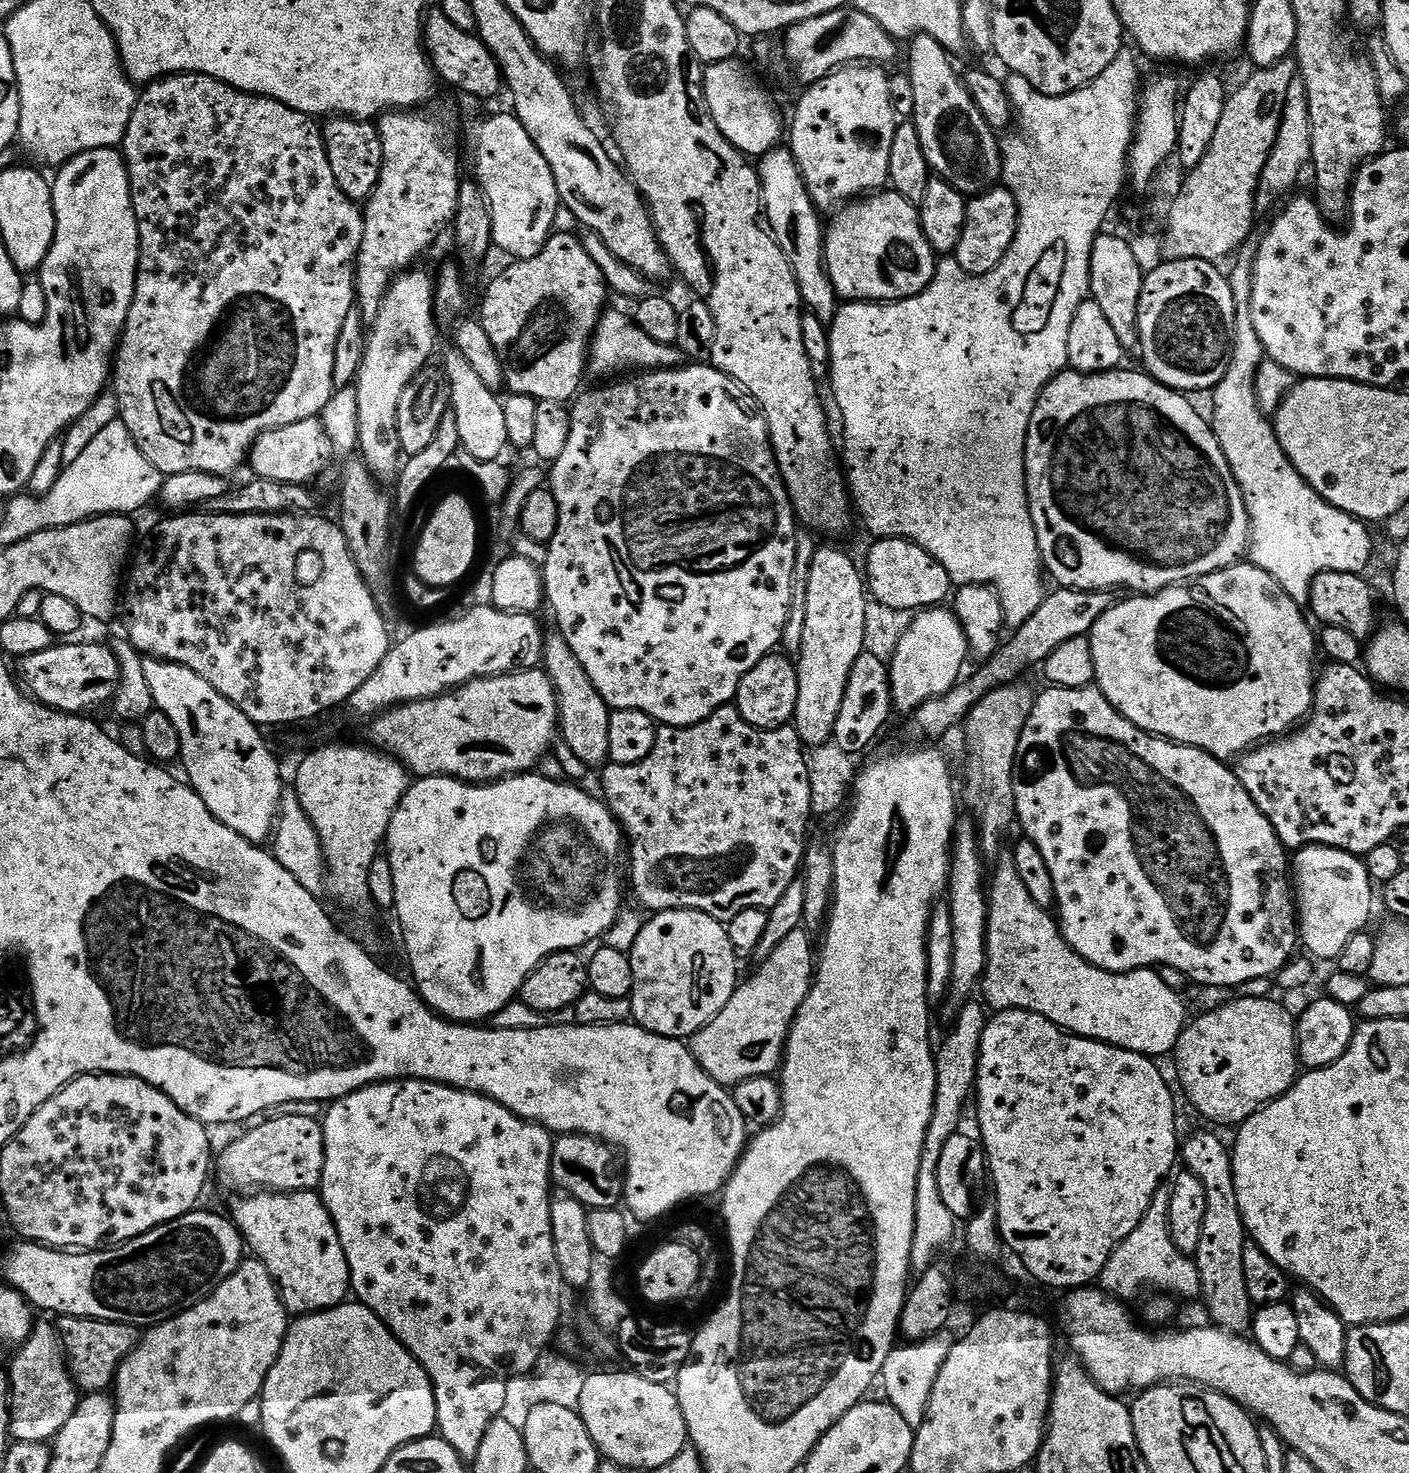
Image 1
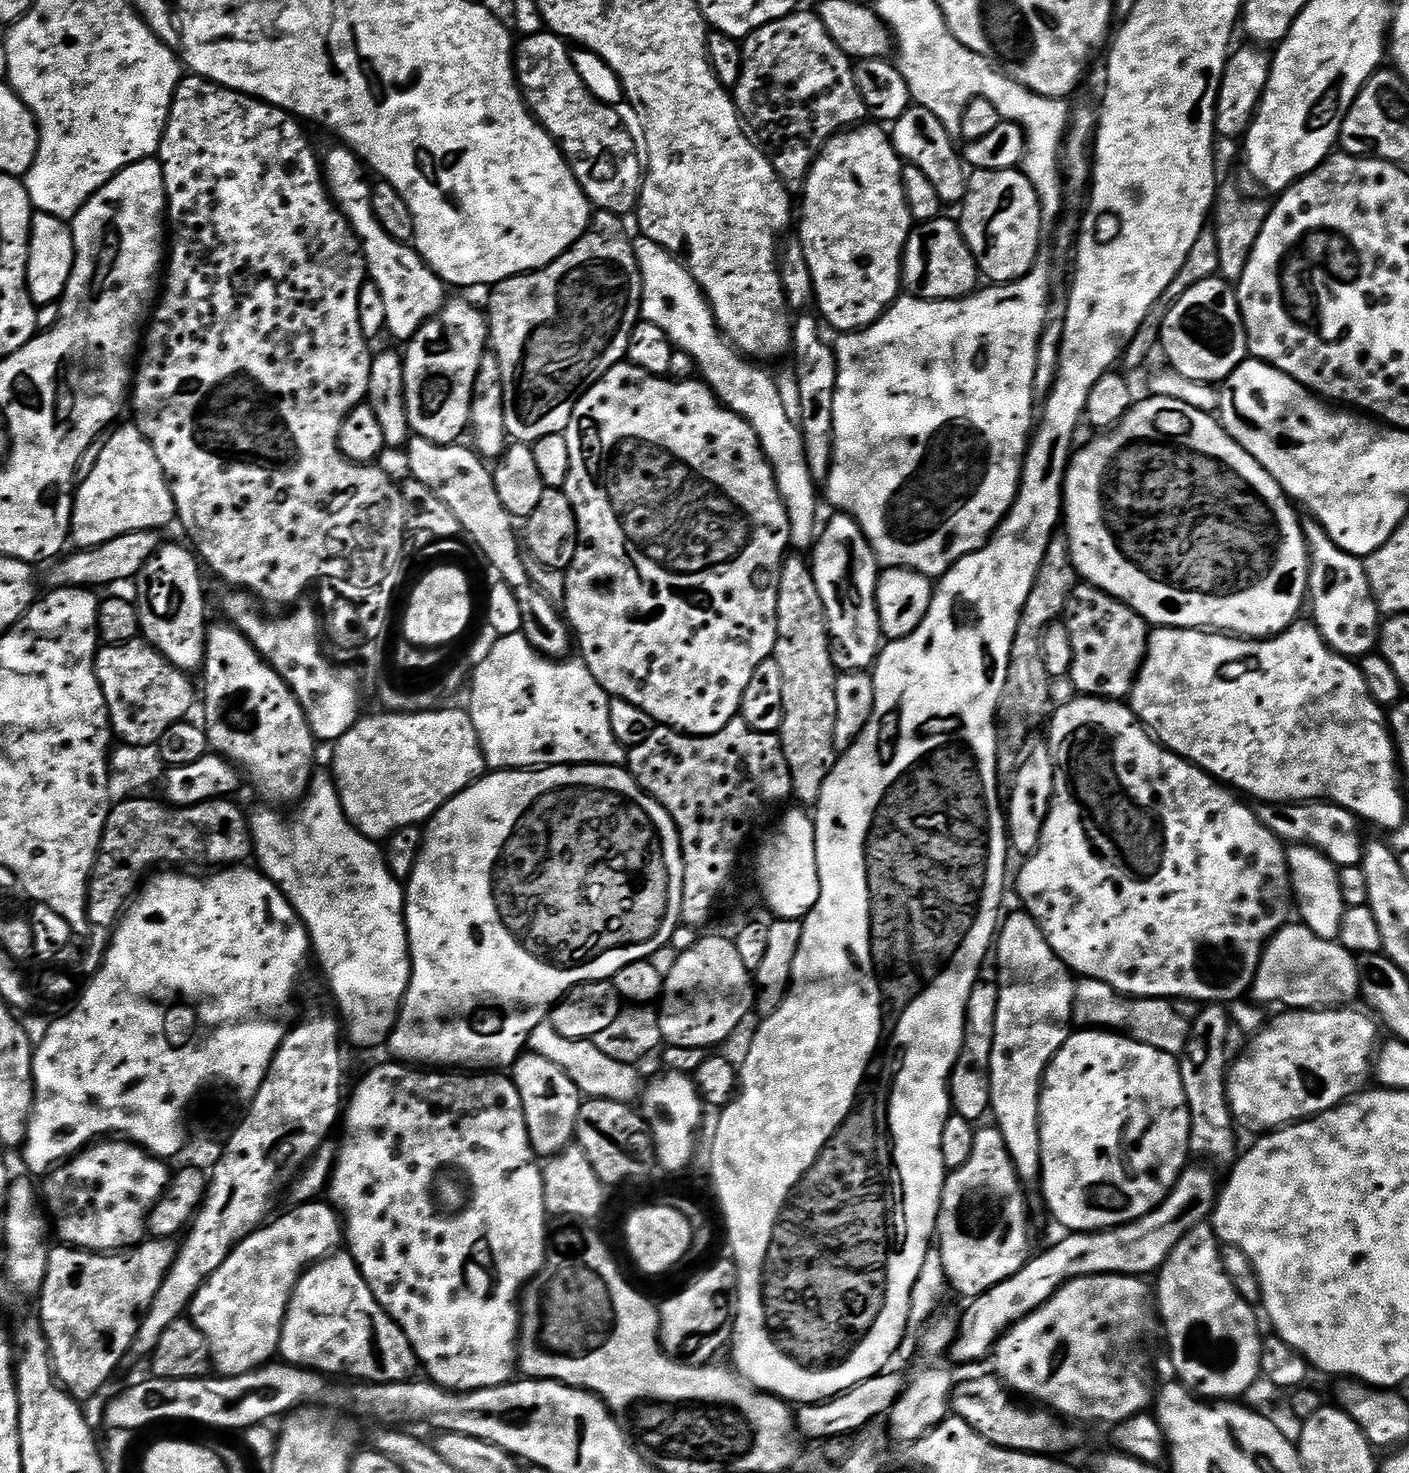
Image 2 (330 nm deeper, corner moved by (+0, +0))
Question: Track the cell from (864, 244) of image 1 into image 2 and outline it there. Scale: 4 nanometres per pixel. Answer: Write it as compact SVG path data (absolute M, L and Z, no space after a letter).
M944 219L921 223L910 233L904 247L903 287L922 300L961 300L977 291L982 280L980 267L960 233L959 223L955 219Z

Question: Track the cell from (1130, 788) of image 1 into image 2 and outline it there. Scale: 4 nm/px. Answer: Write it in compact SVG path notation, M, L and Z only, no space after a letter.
M1077 695L1076 700L1068 700L1064 705L1057 707L1051 713L1050 723L1047 725L1048 733L1046 739L1048 742L1048 753L1052 759L1054 766L1054 794L1052 795L1052 805L1048 811L1046 822L1042 826L1042 836L1038 842L1035 852L1023 861L1024 864L1020 868L1020 877L1016 880L1016 888L1020 891L1020 900L1023 911L1034 918L1034 922L1038 922L1038 926L1042 930L1042 934L1046 938L1046 942L1050 942L1050 946L1054 950L1054 954L1058 954L1058 958L1068 969L1070 969L1077 977L1097 980L1098 982L1106 982L1106 986L1110 986L1115 992L1119 992L1122 996L1129 998L1143 998L1146 1000L1195 1000L1197 1002L1235 1002L1249 995L1252 983L1256 977L1256 967L1260 964L1260 960L1264 956L1264 949L1268 947L1269 940L1289 923L1291 914L1294 912L1294 893L1292 891L1292 880L1288 876L1288 853L1286 851L1285 841L1280 840L1259 820L1255 811L1250 807L1247 808L1243 804L1245 801L1231 787L1225 786L1215 776L1209 776L1207 772L1203 772L1197 764L1191 764L1189 760L1182 759L1175 752L1169 752L1159 740L1153 738L1148 729L1140 723L1140 719L1136 717L1136 713L1132 711L1127 703L1118 700L1103 700L1097 696L1081 696Z

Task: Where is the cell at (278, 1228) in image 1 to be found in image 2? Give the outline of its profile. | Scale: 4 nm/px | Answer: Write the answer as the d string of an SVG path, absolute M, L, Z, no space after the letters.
M344 1250L333 1251L324 1259L317 1260L300 1275L286 1310L278 1356L283 1363L298 1368L311 1368L313 1372L322 1372L332 1378L351 1378L370 1384L399 1384L407 1381L413 1375L411 1372L418 1368L416 1355L406 1334L402 1334L390 1314L386 1314L374 1298L358 1266Z

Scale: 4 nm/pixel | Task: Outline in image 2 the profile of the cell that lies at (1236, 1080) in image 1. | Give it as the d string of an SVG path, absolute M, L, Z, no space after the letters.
M1337 1006L1319 1010L1284 1010L1281 1016L1273 1020L1271 1017L1263 1030L1251 1037L1249 1044L1252 1045L1237 1060L1235 1057L1231 1061L1228 1070L1228 1105L1241 1129L1253 1128L1256 1134L1264 1134L1289 1124L1299 1124L1301 1120L1336 1108L1356 1093L1365 1091L1367 1080L1374 1072L1378 1024L1367 1011L1355 1012L1354 1009Z

